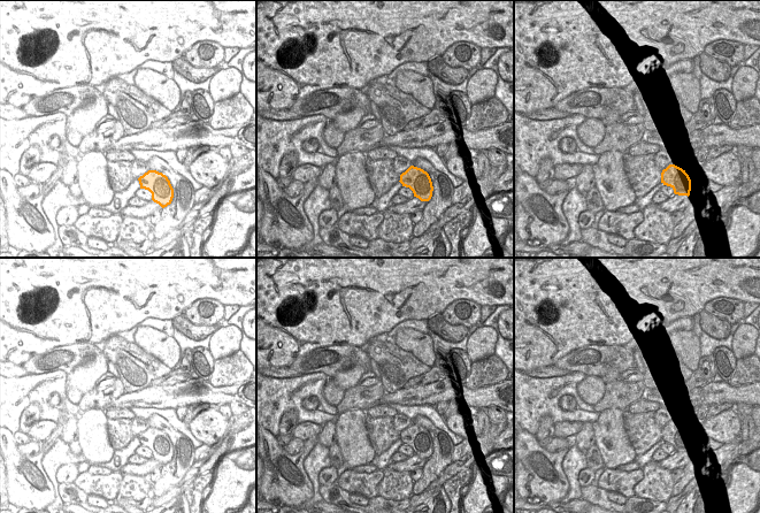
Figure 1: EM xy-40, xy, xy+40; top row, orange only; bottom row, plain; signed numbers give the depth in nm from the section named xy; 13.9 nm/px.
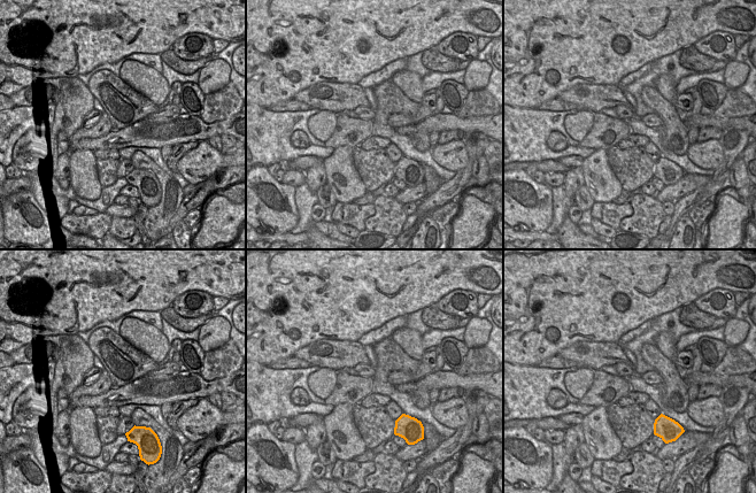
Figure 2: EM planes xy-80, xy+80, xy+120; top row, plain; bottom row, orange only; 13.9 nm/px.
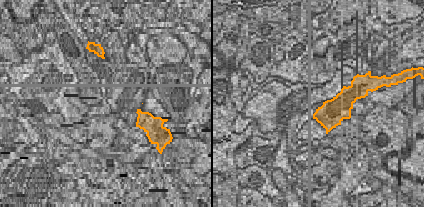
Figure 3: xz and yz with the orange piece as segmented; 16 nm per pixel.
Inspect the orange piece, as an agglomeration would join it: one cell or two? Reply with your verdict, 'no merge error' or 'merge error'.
no merge error

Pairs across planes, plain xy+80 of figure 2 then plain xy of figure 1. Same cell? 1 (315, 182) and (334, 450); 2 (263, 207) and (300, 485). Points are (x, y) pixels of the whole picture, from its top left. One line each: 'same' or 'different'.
1: different
2: same

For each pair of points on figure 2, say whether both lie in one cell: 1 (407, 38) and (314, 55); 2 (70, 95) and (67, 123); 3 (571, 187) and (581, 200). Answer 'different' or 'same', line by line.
1: same
2: same
3: different

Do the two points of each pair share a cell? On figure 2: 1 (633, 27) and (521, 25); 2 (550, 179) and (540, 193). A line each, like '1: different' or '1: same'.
1: same
2: different

